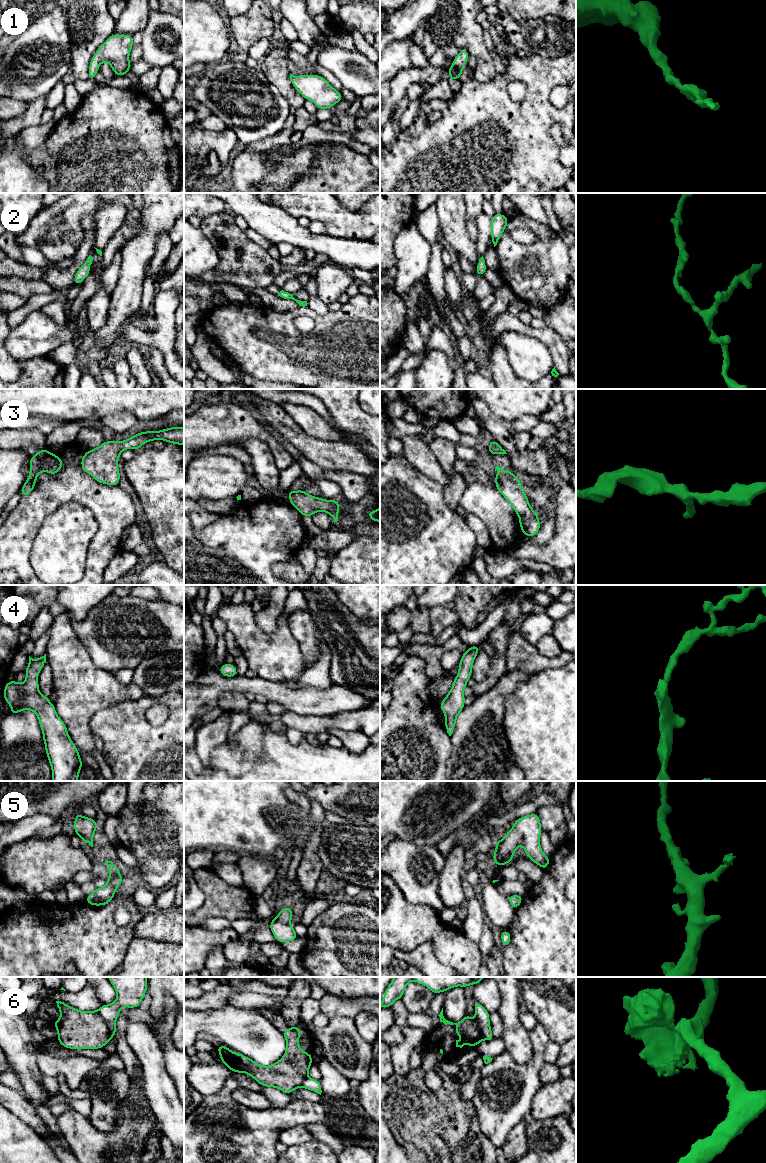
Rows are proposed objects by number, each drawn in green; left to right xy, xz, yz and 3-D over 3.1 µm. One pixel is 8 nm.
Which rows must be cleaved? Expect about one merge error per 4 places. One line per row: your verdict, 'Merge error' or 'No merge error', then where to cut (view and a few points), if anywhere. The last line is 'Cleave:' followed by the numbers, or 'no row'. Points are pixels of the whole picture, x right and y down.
1: No merge error. No split
2: No merge error. No split
3: No merge error. No split
4: No merge error. No split
5: No merge error. No split
6: Merge error. Split along xy (97, 1011), (105, 1022), (111, 1038)
Cleave: 6

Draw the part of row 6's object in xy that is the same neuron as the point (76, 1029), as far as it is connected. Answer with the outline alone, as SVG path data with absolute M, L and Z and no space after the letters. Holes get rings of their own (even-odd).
M64 1002L56 1003L61 1016L52 1023L58 1032L57 1041L63 1047L101 1049L111 1040L109 1028L97 1010L80 1011Z

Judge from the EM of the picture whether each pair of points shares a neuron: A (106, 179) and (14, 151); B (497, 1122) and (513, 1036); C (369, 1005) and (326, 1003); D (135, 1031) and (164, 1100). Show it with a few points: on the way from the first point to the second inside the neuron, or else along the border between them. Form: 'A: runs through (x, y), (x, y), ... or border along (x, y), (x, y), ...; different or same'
A: border along (28, 158), (33, 165), (41, 167), (42, 177); different
B: border along (505, 1049), (517, 1063), (527, 1063), (533, 1057); different
C: runs through (358, 1005), (337, 1005); same
D: runs through (147, 1048), (157, 1083); same

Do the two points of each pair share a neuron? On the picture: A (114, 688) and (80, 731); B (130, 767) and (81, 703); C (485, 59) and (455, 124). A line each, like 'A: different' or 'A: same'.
A: same
B: different
C: different

